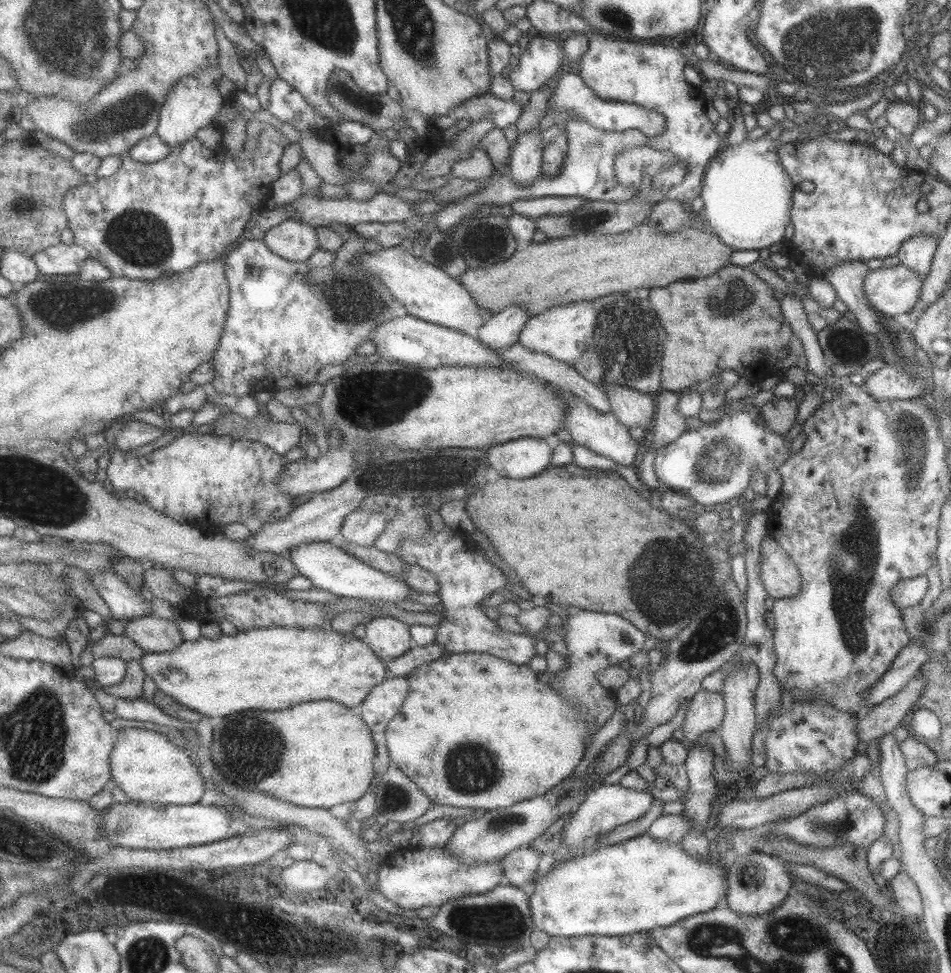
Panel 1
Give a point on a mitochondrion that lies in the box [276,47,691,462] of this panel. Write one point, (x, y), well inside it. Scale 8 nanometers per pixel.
(621, 339)

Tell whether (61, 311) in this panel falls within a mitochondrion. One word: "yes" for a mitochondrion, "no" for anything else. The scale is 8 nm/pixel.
yes

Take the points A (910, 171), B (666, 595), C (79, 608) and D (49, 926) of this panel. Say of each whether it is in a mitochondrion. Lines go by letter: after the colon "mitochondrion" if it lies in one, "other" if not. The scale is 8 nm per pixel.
A: other
B: mitochondrion
C: other
D: other

